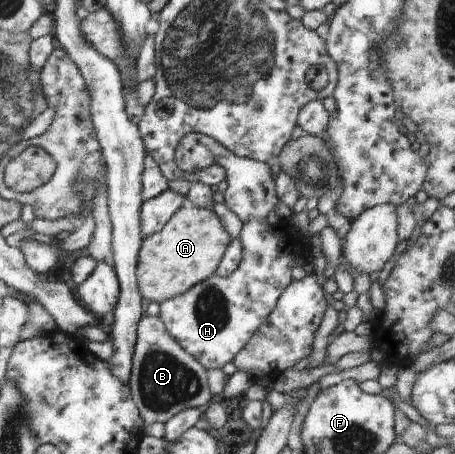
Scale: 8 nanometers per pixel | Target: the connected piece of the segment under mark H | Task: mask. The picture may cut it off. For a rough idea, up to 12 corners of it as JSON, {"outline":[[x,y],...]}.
{"outline":[[183,135],[181,171],[225,169],[243,252],[159,305],[207,371],[231,362],[292,282],[307,235],[275,213],[269,163]]}

